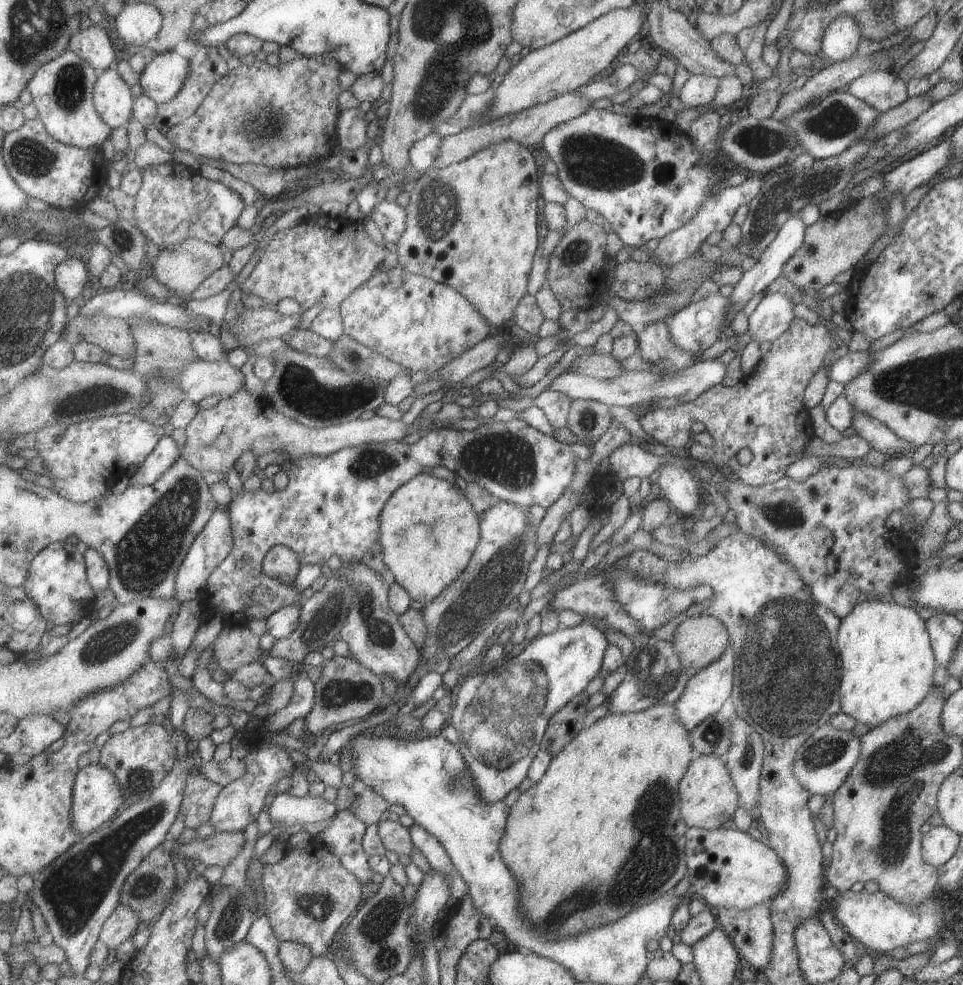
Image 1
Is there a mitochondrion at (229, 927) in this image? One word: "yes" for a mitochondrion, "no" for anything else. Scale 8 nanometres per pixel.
yes

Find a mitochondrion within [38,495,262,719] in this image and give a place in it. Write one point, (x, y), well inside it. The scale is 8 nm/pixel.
(114, 637)

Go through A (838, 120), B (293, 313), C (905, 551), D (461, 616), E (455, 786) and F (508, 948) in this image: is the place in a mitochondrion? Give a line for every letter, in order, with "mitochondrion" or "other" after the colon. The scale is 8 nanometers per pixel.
A: mitochondrion
B: other
C: other
D: mitochondrion
E: mitochondrion
F: other

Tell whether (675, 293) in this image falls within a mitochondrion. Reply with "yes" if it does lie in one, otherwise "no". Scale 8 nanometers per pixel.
yes

